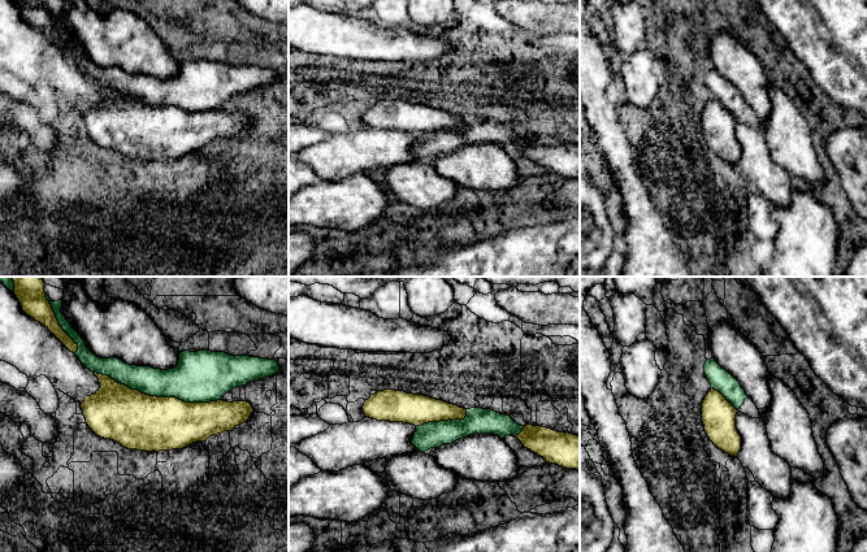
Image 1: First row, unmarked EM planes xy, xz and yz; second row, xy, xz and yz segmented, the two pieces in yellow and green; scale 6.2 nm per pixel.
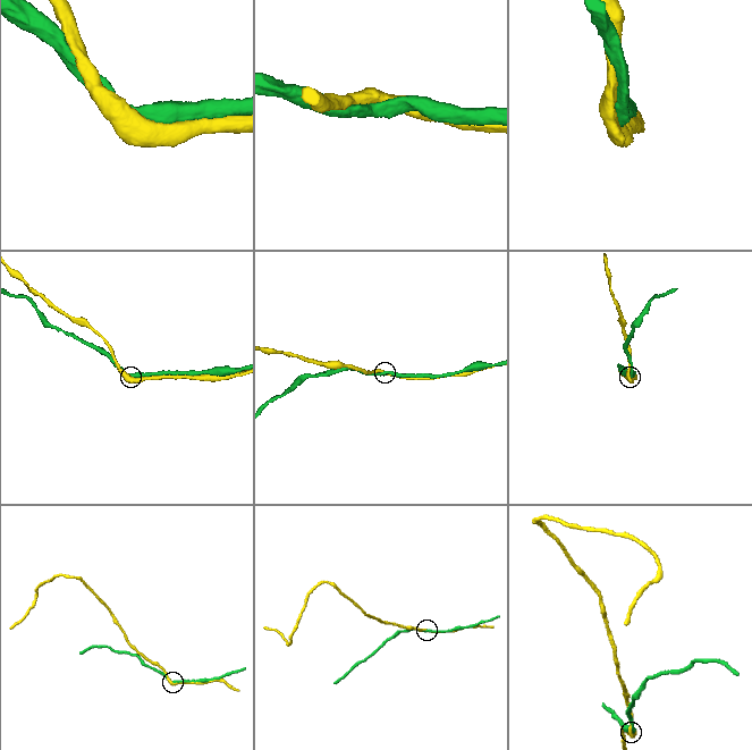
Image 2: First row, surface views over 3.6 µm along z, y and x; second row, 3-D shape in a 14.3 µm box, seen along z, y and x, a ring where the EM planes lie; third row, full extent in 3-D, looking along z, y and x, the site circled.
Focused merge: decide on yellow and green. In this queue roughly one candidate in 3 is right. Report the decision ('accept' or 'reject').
reject

